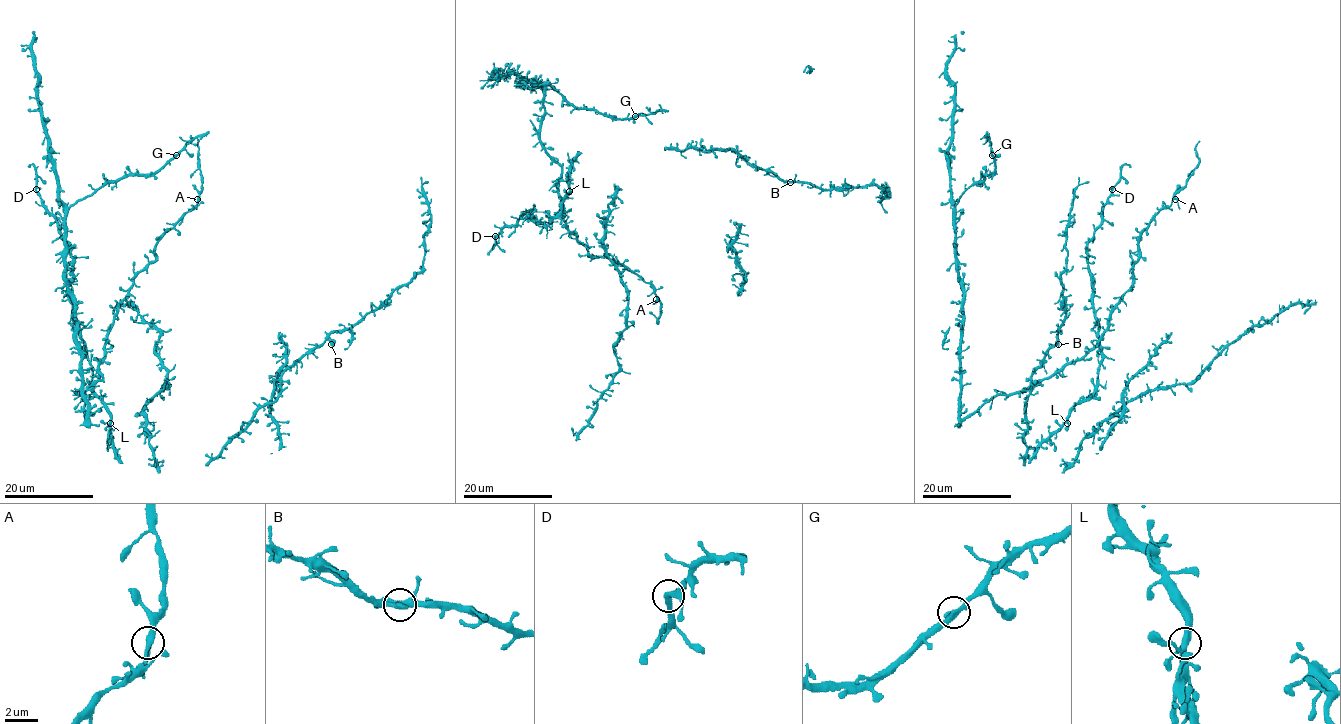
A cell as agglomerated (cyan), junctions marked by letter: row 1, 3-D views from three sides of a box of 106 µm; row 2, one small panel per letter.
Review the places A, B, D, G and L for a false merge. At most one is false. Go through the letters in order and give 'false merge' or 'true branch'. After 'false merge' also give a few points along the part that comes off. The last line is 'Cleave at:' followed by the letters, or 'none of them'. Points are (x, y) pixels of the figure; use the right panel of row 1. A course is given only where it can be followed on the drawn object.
A: true branch
B: true branch
D: true branch
G: true branch
L: true branch
Cleave at: none of them

